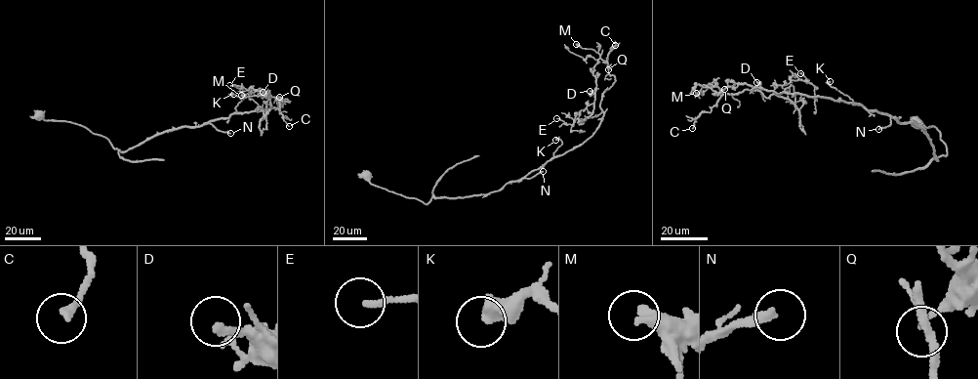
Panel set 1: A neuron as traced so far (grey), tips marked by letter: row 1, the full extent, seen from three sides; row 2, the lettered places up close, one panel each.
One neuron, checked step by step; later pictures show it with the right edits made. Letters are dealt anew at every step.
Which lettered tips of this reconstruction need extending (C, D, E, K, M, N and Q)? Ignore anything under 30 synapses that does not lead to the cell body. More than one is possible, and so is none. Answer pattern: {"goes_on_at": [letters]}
{"goes_on_at": ["N"]}

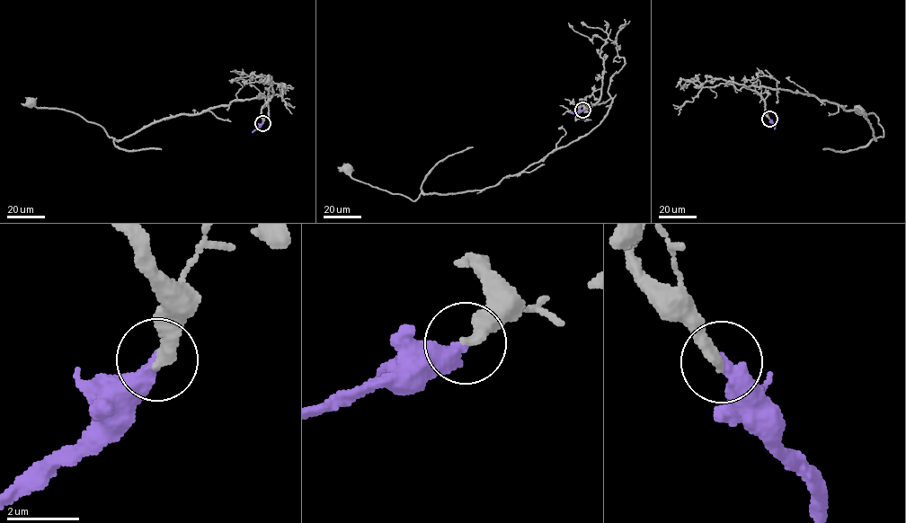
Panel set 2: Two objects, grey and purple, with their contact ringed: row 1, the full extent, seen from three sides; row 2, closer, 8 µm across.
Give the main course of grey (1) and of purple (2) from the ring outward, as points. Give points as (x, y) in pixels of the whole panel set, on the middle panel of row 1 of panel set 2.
1: (582, 110), (612, 100), (607, 115), (584, 135), (483, 190), (421, 192), (413, 200), (354, 180), (347, 166)
2: (582, 110), (570, 112)

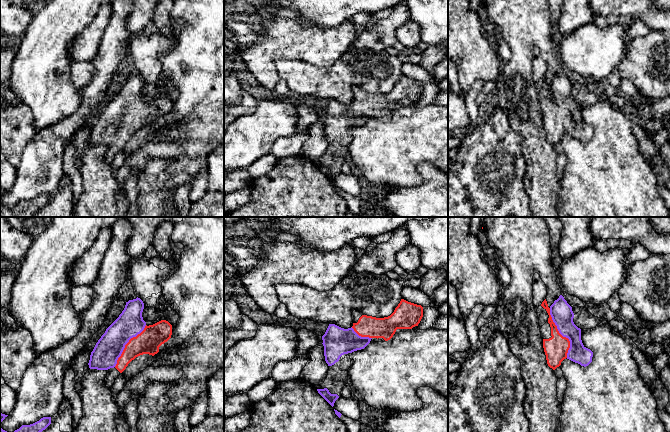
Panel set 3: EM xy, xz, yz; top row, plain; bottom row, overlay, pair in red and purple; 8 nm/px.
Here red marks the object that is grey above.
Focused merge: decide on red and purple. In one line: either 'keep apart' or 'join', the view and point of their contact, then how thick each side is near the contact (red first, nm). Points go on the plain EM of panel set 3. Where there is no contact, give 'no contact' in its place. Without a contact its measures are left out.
join | yz (560, 110) | 190/180 nm

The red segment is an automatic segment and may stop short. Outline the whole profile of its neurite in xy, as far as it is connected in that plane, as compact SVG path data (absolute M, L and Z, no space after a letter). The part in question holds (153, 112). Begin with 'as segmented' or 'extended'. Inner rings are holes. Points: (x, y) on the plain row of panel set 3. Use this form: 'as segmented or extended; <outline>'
extended; M138 73L126 78L122 89L106 105L91 128L88 139L90 145L108 146L115 143L122 149L136 133L143 130L154 132L159 128L159 123L171 114L172 101L166 96L161 96L147 102L142 93L143 85L144 79Z

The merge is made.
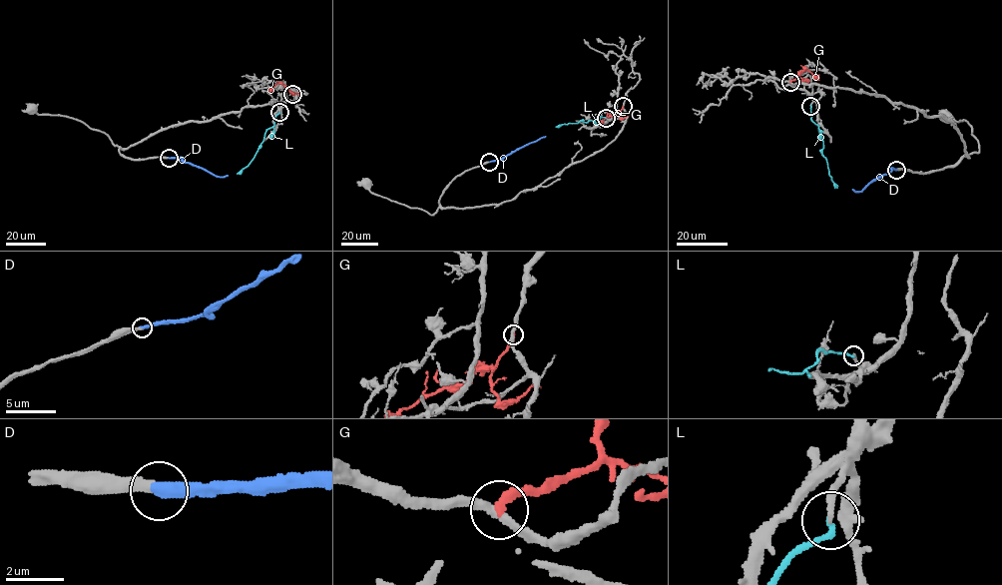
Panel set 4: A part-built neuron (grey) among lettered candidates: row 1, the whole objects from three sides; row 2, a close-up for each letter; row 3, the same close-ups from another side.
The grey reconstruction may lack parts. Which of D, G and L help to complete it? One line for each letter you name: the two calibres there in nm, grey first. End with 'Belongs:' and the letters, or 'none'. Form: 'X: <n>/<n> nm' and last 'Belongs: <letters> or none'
D: 280/360 nm
Belongs: D

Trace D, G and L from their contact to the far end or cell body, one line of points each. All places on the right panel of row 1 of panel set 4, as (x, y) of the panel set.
D: (896, 169), (891, 168), (860, 191), (852, 190)
G: (790, 82), (805, 69), (818, 80)
L: (810, 106), (811, 120), (818, 126), (823, 142), (822, 155), (837, 188)

